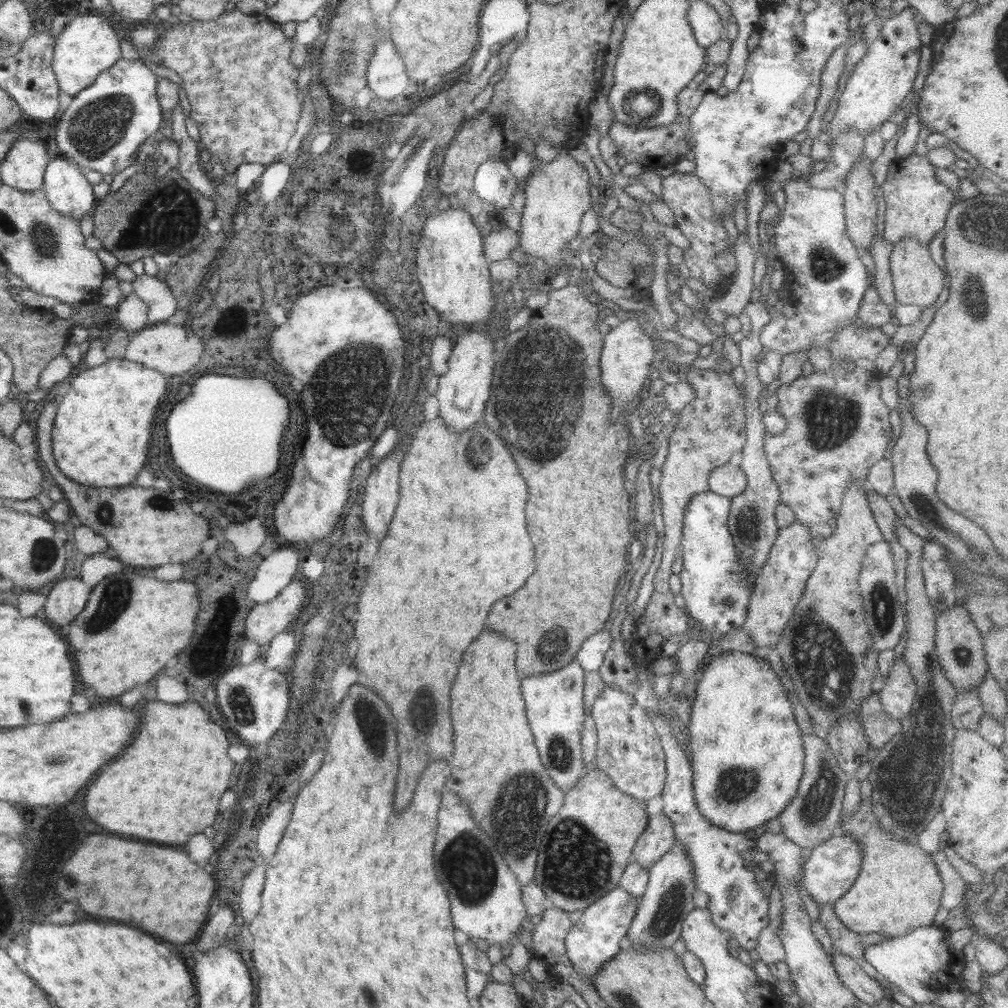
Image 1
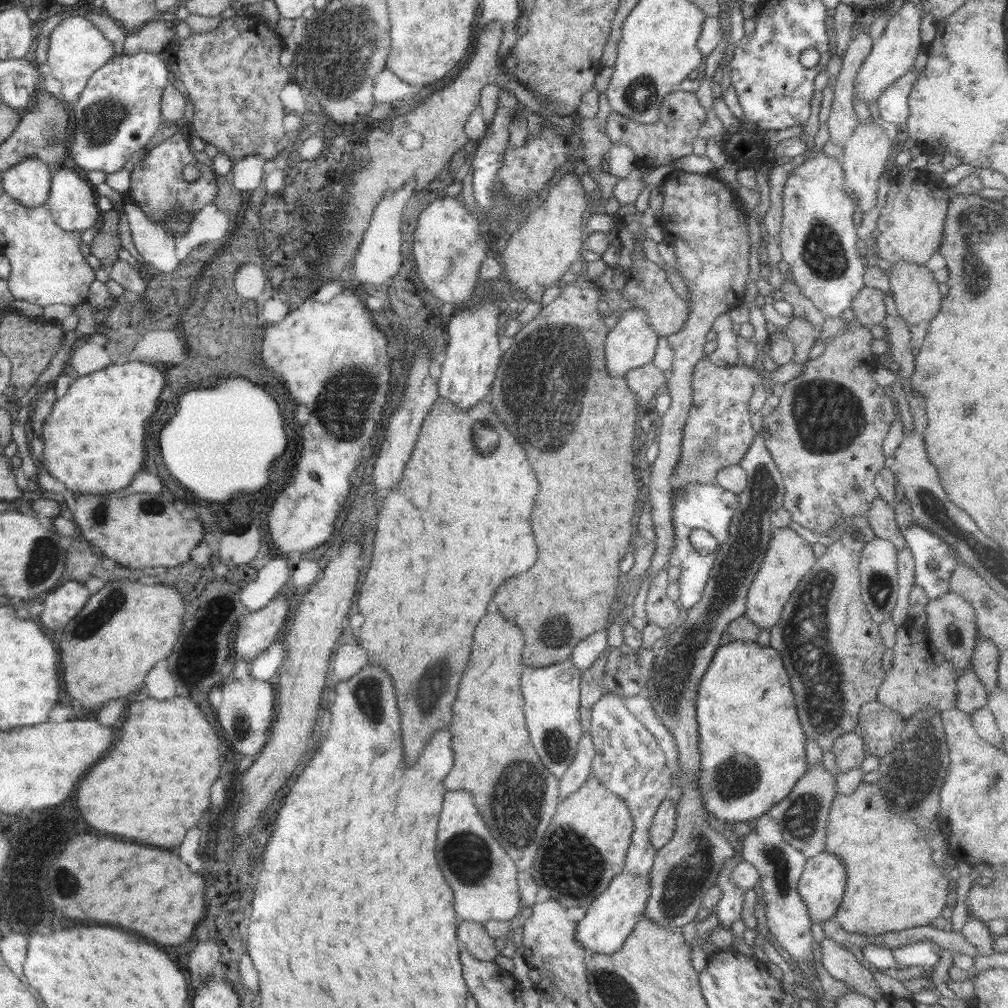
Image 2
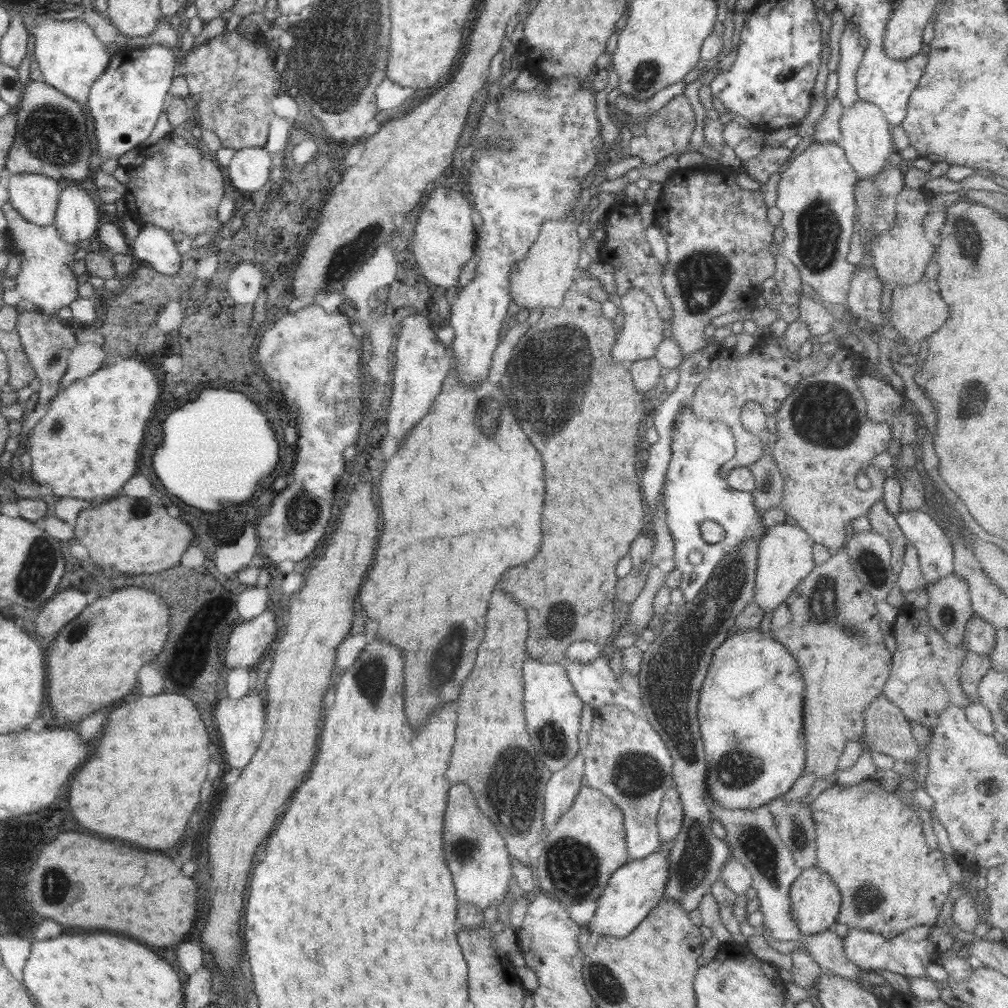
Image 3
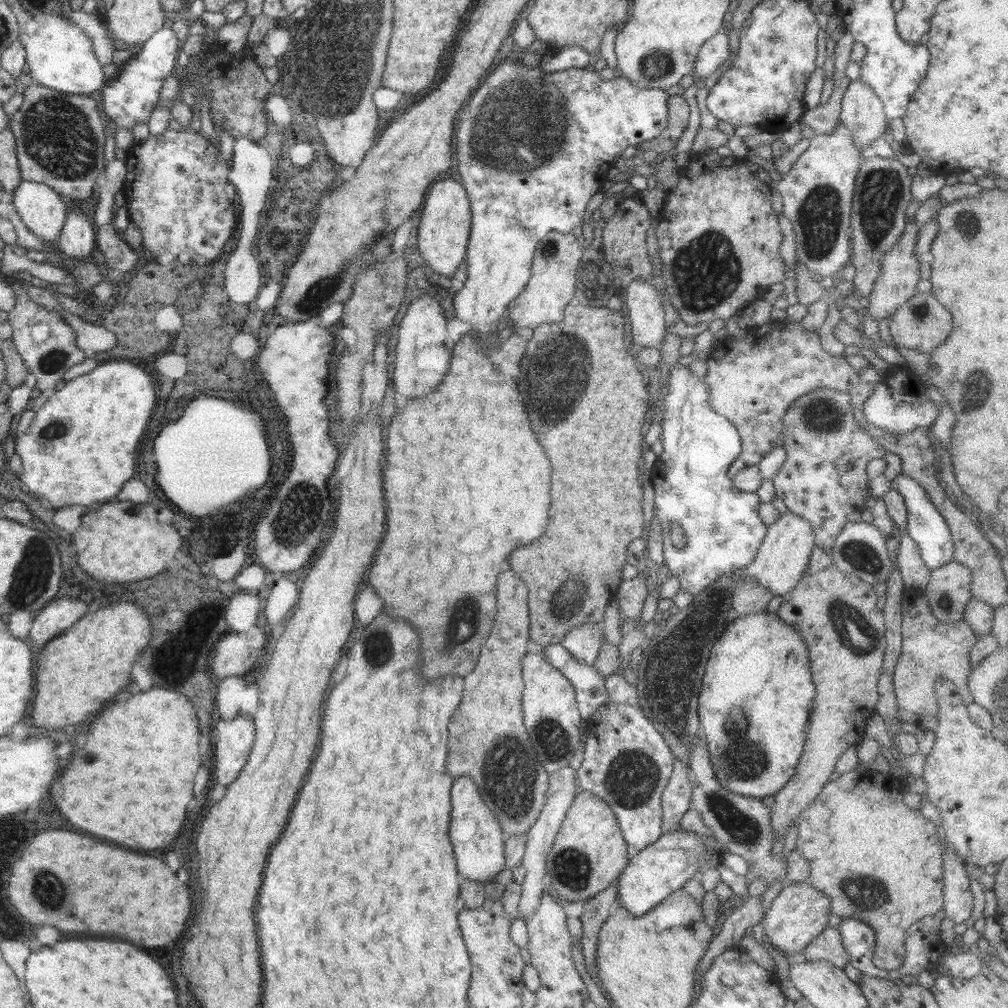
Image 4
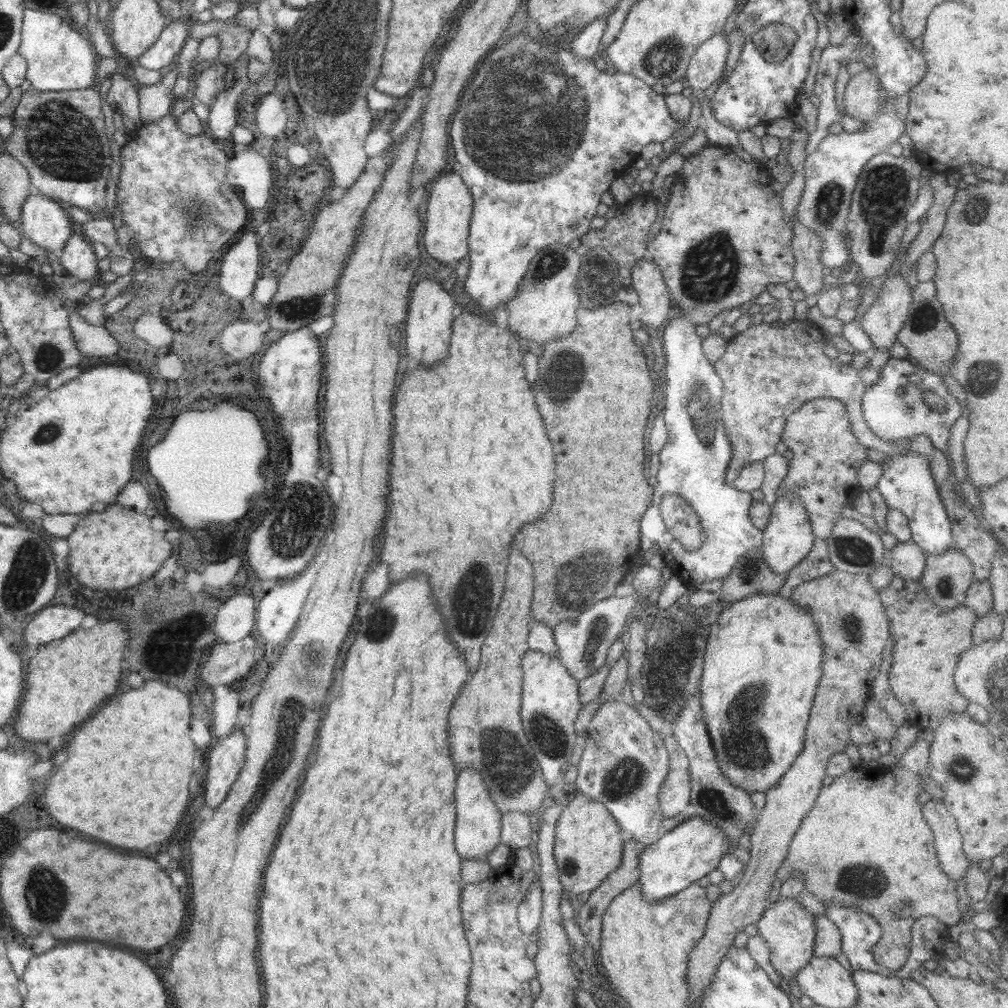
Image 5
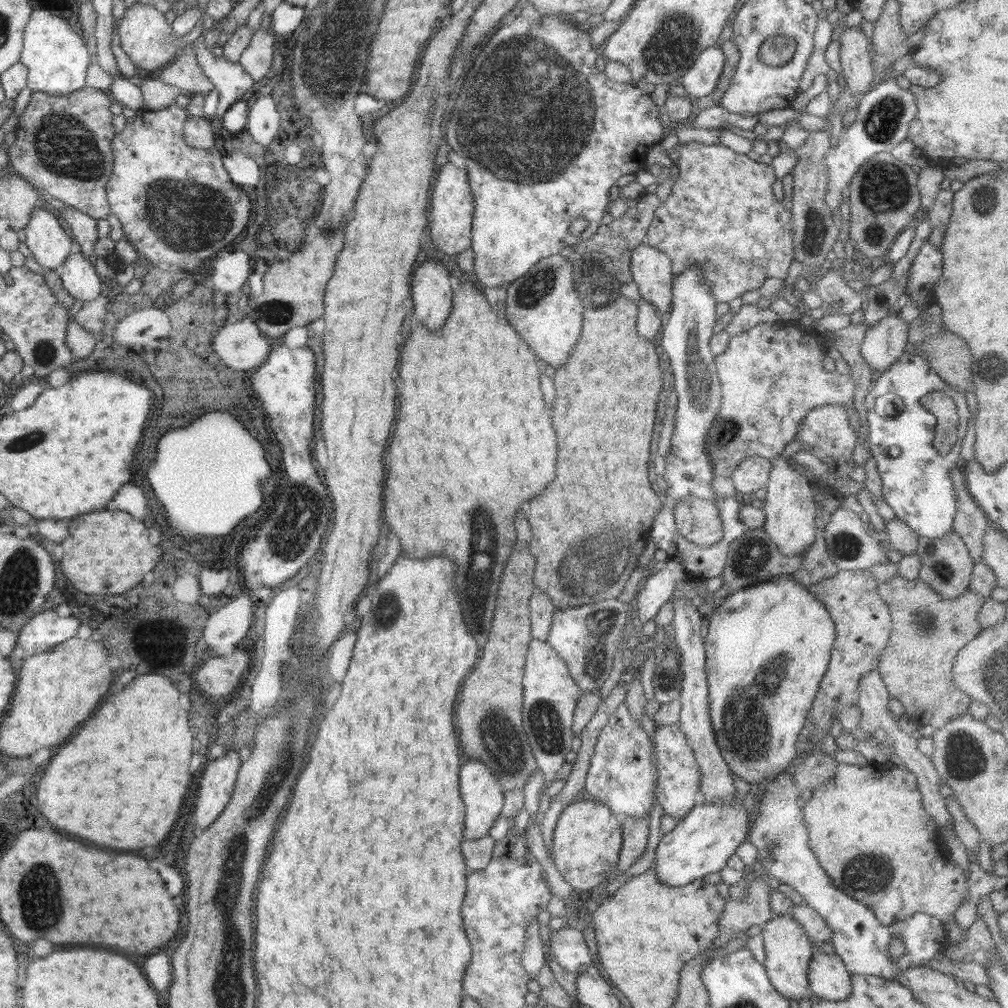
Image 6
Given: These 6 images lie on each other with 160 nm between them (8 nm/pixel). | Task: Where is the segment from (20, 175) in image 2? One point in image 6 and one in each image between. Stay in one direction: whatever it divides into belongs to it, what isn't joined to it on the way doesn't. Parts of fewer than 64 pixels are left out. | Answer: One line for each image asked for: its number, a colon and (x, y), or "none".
3: (35, 196)
4: (40, 208)
5: (44, 222)
6: (50, 241)

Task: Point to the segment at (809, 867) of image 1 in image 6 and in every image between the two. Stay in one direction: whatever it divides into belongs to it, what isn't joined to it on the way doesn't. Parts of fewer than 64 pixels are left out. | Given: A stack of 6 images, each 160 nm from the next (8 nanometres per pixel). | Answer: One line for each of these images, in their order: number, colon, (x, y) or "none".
2: (822, 884)
3: (816, 901)
4: (798, 915)
5: (789, 930)
6: (788, 950)

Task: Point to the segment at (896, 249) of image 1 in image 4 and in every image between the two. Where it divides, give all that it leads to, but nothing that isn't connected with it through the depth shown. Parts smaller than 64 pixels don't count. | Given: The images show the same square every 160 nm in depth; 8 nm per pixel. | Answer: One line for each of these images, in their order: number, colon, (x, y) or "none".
2: (916, 294)
3: (917, 311)
4: (923, 323)

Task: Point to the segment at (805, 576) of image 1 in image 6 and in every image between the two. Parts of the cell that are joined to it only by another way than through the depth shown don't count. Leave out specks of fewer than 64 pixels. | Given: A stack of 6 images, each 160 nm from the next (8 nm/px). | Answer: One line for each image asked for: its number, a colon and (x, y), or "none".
2: (788, 559)
3: (785, 554)
4: (781, 561)
5: (788, 537)
6: (790, 514)

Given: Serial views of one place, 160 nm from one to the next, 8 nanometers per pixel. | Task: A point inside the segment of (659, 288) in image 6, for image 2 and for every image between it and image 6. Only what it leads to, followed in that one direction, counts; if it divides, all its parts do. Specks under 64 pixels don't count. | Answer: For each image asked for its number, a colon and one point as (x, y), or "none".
2: (632, 343)
3: (641, 335)
4: (644, 304)
5: (653, 309)

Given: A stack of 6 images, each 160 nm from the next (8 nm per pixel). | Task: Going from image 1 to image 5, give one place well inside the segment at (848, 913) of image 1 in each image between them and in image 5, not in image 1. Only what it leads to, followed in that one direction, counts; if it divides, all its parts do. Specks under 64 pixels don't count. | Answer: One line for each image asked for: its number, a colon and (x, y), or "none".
2: (892, 885)
3: (868, 841)
4: (878, 861)
5: (865, 844)

